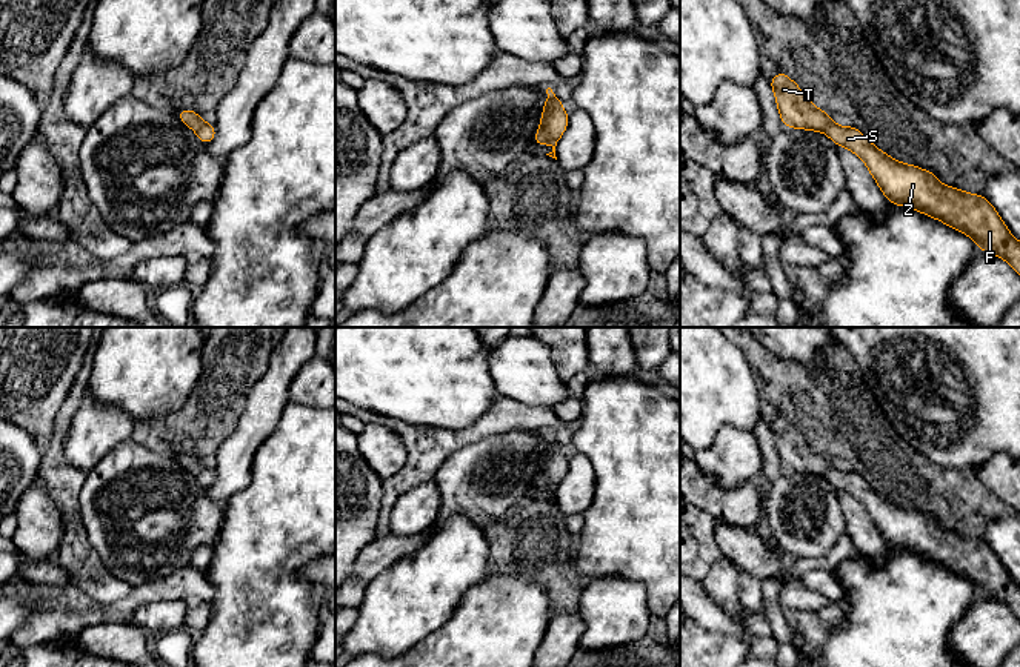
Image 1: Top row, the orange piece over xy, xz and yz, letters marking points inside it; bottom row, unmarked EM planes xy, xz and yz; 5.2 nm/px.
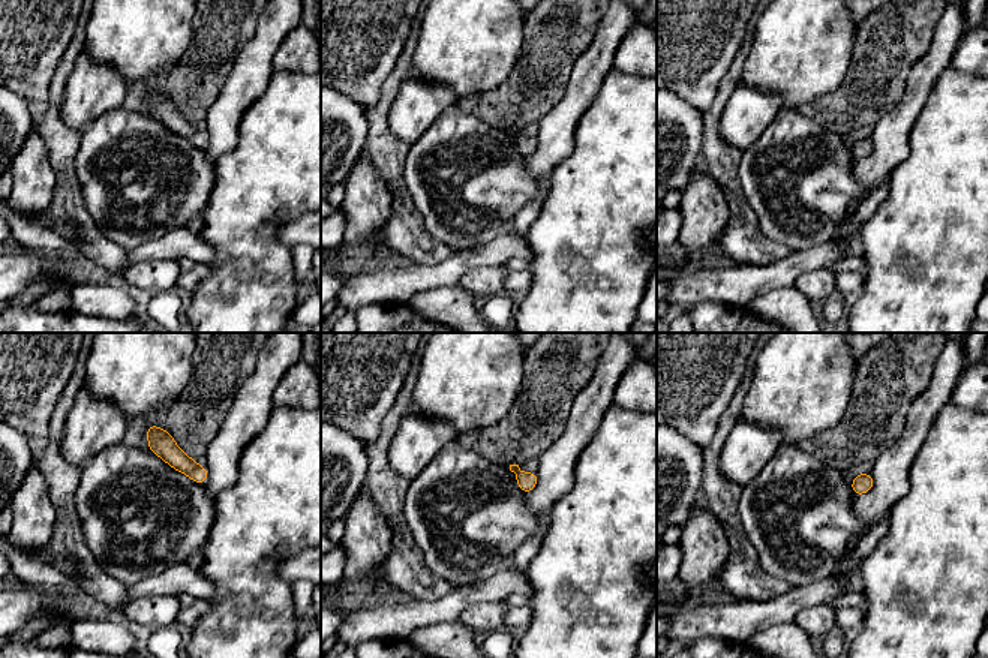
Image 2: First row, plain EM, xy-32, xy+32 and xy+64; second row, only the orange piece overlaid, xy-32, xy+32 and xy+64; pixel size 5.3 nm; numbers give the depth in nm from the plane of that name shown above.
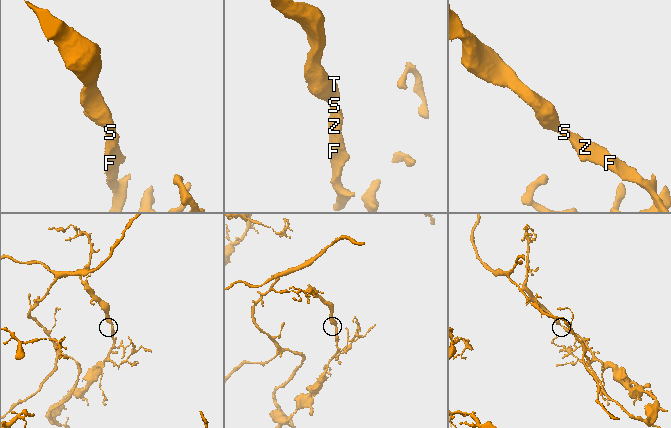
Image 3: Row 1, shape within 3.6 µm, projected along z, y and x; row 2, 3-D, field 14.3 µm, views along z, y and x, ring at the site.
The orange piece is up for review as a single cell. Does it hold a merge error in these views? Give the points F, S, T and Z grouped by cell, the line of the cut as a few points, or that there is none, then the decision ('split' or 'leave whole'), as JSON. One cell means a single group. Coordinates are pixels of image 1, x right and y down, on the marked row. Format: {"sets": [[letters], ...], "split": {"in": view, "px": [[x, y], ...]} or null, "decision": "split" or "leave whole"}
{"sets": [["F", "S", "T", "Z"]], "split": null, "decision": "leave whole"}

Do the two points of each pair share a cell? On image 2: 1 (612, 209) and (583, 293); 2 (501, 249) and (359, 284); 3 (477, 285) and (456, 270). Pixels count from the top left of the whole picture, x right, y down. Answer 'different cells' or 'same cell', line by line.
1: same cell
2: same cell
3: different cells

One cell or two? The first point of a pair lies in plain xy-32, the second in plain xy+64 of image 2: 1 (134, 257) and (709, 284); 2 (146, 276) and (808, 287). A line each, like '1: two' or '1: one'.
1: one
2: one

